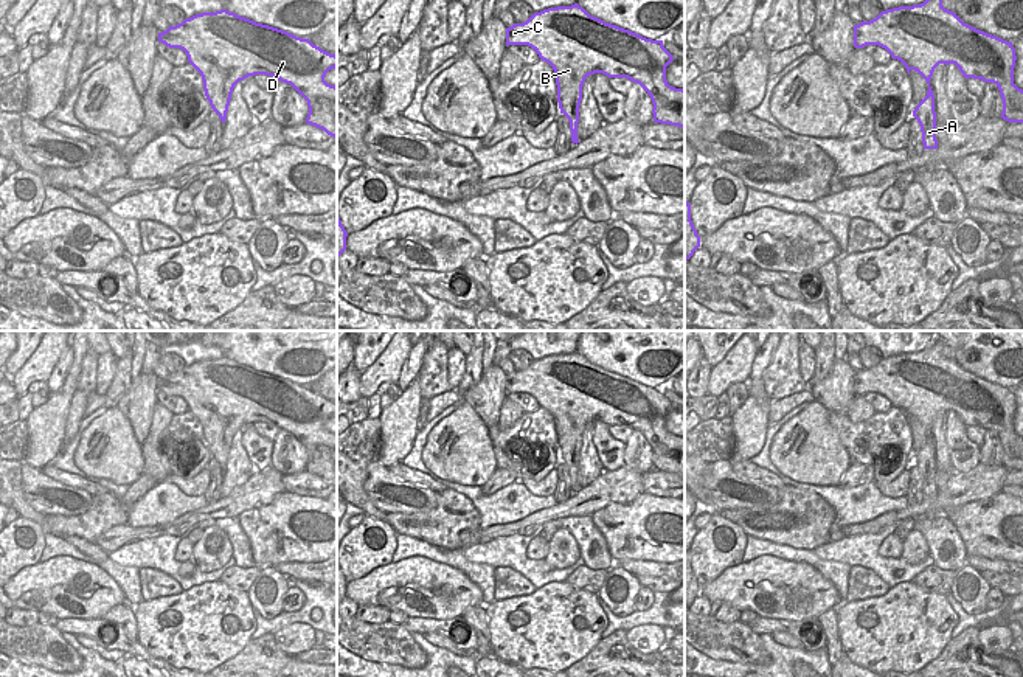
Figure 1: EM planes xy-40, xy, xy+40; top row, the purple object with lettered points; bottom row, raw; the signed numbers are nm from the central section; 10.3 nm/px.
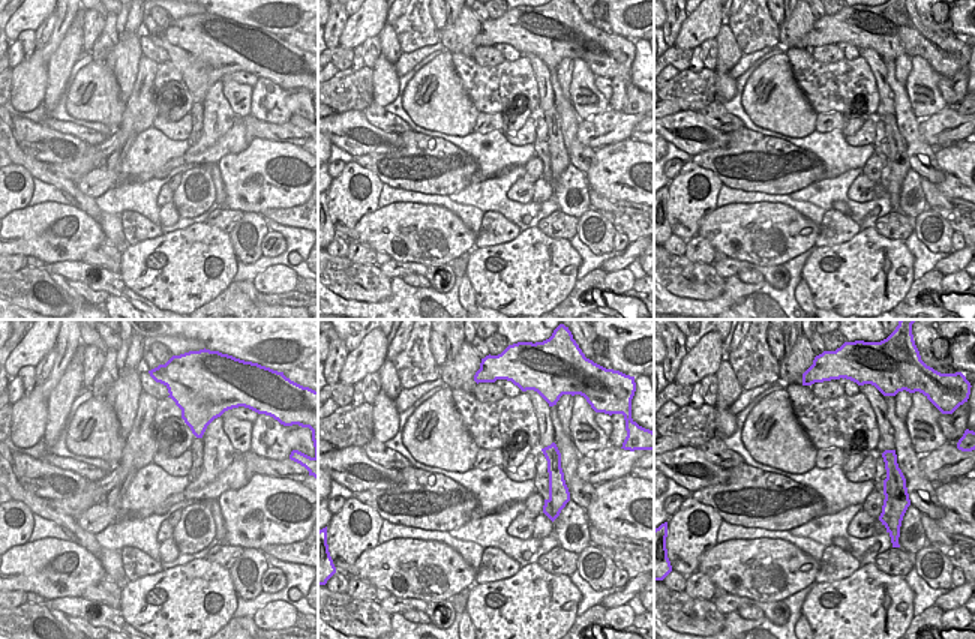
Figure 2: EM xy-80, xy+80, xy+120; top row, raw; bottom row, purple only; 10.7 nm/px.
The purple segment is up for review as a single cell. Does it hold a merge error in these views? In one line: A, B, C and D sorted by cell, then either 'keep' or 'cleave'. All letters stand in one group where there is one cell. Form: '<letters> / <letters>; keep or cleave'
A / B C D; cleave

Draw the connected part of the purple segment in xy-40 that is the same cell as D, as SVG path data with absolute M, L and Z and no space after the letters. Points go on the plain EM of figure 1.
M227 357L202 360L158 380L158 390L186 401L188 410L200 421L205 444L222 467L227 464L231 441L239 429L265 422L290 432L306 449L306 470L324 478L337 489L337 435L324 429L329 418L337 415L337 404L314 393L309 387L287 379L256 371Z

